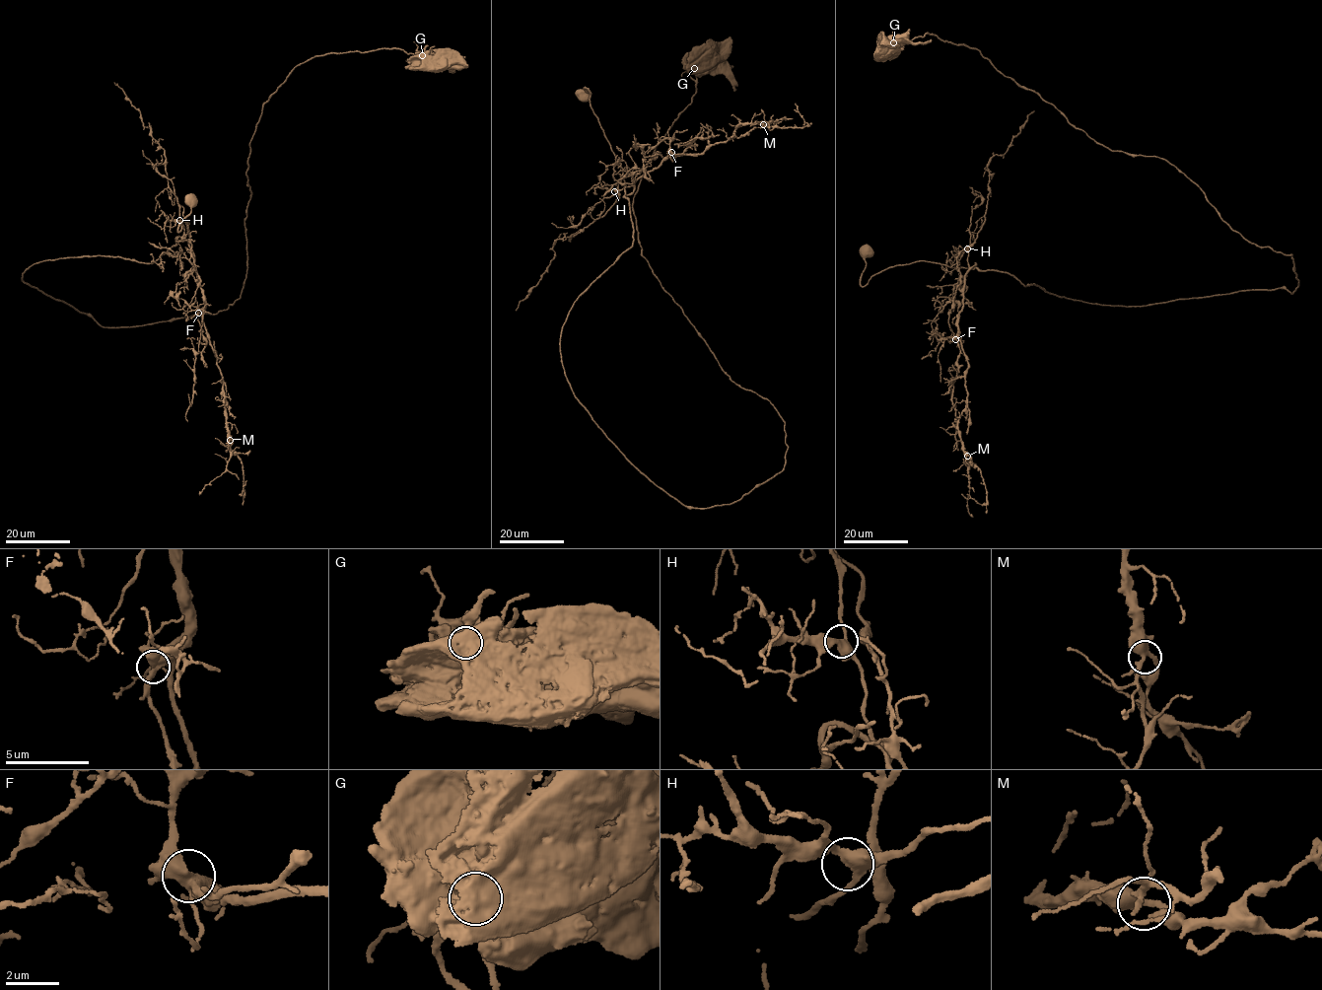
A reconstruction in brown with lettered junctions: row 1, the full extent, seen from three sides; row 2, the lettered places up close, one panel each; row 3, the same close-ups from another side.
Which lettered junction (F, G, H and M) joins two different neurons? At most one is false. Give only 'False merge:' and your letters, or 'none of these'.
False merge: G

